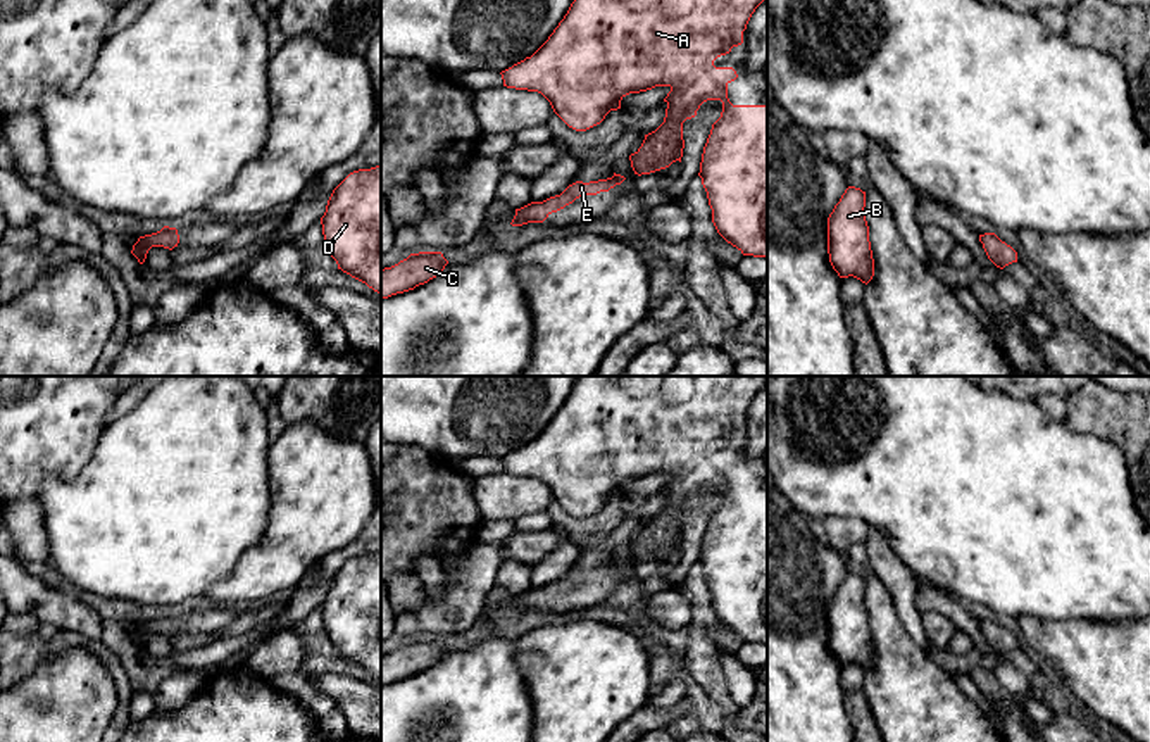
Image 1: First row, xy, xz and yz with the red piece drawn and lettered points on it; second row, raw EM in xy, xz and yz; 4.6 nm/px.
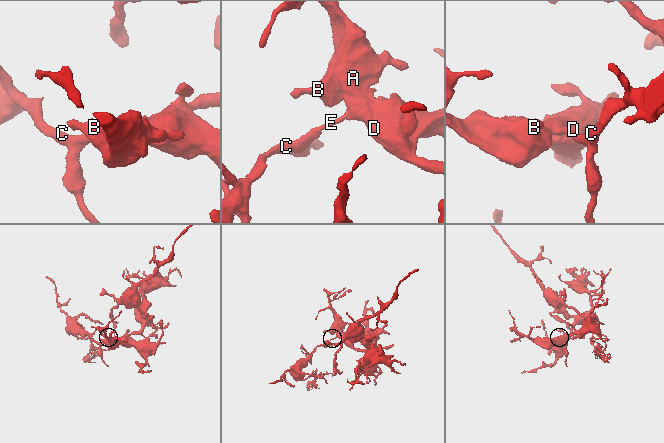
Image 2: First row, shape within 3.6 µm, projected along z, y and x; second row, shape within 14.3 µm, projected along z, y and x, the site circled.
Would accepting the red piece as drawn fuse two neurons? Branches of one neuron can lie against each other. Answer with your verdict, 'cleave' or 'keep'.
keep

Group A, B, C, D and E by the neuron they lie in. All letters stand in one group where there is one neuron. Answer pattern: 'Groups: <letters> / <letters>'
Groups: A B C D E

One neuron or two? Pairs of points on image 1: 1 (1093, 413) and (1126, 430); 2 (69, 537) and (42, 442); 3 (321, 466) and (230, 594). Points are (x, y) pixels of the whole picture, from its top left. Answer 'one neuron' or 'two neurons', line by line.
1: one neuron
2: two neurons
3: one neuron

